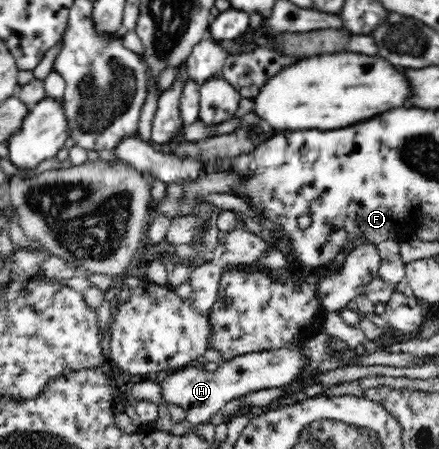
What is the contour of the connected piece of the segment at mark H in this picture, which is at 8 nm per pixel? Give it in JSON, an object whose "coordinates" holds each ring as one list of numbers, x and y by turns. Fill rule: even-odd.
{"coordinates":[[287,346,277,350,249,353,232,358,221,364,215,371,192,365,170,372,170,375,160,383,160,387,164,400,168,404,179,404,181,408,185,409,186,420,189,423,192,425,203,424,220,412,226,402,237,398,237,396,296,384,304,377,303,366,307,366,307,362,303,360,301,354,303,354,302,347,289,349]]}

